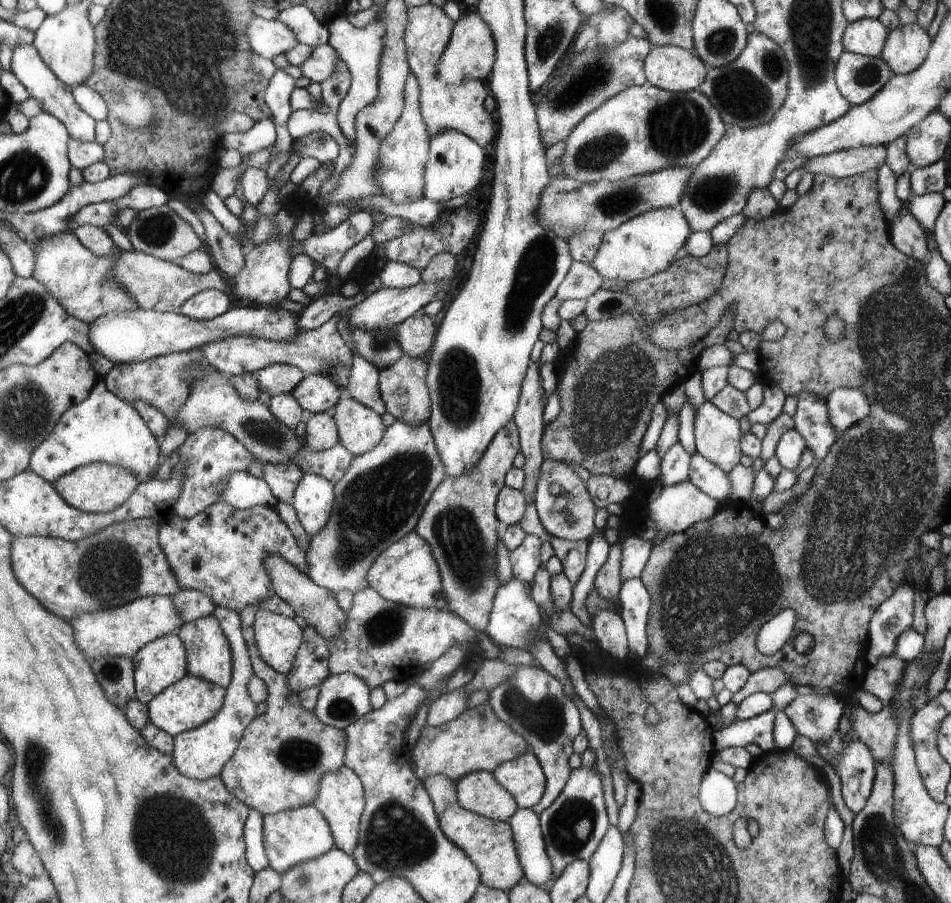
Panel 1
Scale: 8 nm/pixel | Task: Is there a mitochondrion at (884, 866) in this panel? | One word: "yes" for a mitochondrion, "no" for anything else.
yes

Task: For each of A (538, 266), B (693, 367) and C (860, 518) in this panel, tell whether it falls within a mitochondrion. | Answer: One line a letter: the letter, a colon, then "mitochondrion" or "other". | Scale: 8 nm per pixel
A: mitochondrion
B: other
C: mitochondrion

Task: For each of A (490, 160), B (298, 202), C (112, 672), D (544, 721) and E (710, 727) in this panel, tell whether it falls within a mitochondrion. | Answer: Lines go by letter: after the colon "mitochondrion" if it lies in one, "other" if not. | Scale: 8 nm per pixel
A: other
B: other
C: mitochondrion
D: mitochondrion
E: other

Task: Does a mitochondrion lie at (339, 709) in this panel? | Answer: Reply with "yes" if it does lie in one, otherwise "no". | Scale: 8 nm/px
yes

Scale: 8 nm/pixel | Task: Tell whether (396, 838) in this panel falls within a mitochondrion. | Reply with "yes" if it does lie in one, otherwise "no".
yes

